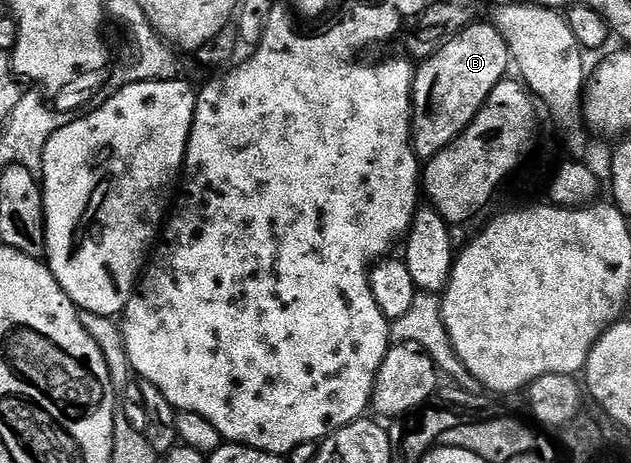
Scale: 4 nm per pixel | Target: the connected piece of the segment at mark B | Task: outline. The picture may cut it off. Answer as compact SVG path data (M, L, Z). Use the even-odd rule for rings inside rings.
M471 23L454 36L443 40L434 50L435 53L423 65L417 66L414 75L412 144L415 155L422 163L432 160L437 153L444 151L444 147L448 147L470 126L472 119L476 119L476 115L484 107L488 95L492 95L492 91L501 81L507 80L509 73L506 72L511 72L512 69L508 43L494 23Z

